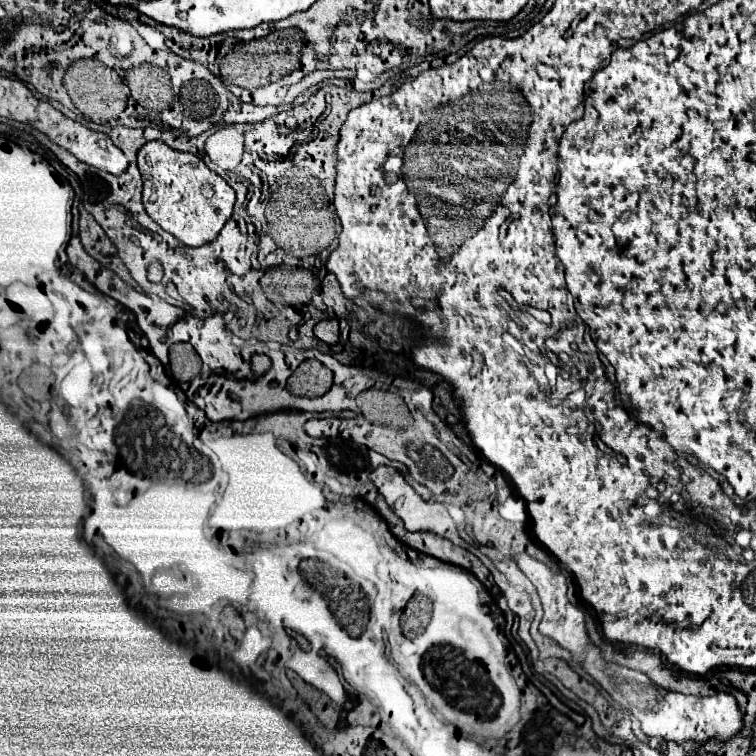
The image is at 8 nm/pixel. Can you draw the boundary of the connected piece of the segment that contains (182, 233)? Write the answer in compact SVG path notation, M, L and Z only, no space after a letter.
M146 142L140 148L138 168L144 178L142 202L152 220L186 246L202 246L216 240L236 202L236 192L224 178L212 172L198 156L172 150L164 142Z

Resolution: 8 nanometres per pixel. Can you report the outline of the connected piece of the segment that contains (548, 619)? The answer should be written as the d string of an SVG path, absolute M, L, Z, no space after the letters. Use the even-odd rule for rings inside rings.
M514 554L512 560L528 576L528 580L536 586L536 590L542 598L544 618L540 622L540 632L544 636L552 638L562 648L566 648L570 654L574 654L580 660L580 666L584 668L584 672L588 676L592 676L612 696L612 700L616 700L622 708L630 710L640 720L646 736L658 736L658 738L678 742L678 744L682 744L686 740L702 742L702 740L710 740L710 738L718 738L720 742L726 742L742 728L742 714L736 708L738 704L736 704L734 696L730 696L726 692L718 692L714 696L704 696L704 698L670 692L670 690L656 686L642 672L636 672L626 666L604 660L600 646L596 646L586 632L582 610L572 606L566 596L566 590L568 590L566 578L562 574L550 570L544 562L536 560L528 554Z

